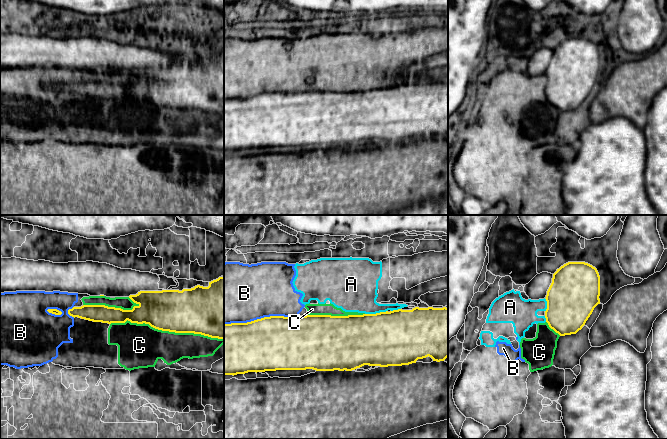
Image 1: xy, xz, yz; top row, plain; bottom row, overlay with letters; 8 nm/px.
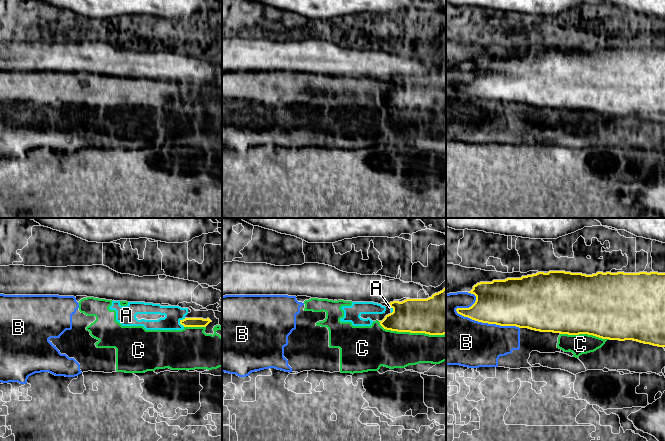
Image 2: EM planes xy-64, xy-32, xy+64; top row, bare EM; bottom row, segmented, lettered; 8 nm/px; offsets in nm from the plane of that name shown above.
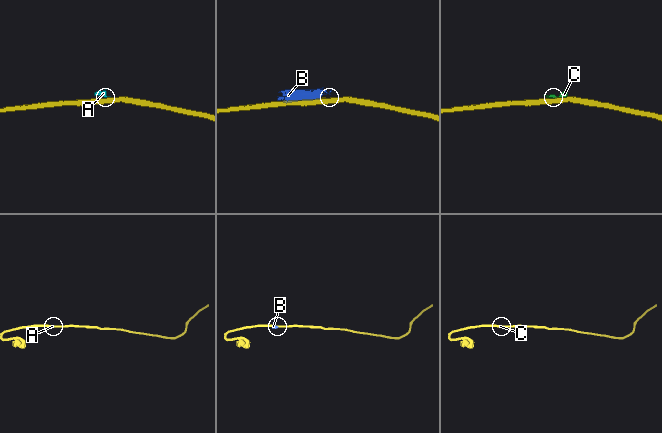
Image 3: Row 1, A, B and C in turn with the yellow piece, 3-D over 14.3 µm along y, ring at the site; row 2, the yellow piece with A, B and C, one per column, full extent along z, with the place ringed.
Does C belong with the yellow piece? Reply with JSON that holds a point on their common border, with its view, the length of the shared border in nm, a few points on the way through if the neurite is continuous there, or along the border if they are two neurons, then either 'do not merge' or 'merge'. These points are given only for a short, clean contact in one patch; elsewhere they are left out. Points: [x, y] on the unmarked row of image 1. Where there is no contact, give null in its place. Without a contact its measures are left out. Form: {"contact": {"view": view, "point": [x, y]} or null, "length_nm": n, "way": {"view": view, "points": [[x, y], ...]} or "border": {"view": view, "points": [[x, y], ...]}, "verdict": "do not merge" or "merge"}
{"contact": {"view": "xy", "point": [167, 106]}, "length_nm": 900, "verdict": "do not merge"}

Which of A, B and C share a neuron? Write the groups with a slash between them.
A B C

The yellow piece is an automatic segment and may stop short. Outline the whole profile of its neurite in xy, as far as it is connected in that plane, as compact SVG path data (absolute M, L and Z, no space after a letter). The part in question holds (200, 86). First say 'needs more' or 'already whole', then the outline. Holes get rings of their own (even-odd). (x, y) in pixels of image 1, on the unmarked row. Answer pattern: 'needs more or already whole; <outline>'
already whole; M224 52L209 58L208 63L200 61L191 65L162 66L162 67L140 67L136 71L130 71L129 74L137 81L132 86L123 86L121 84L108 83L105 81L83 81L73 83L68 86L72 93L102 98L102 99L125 99L127 96L131 99L149 100L151 103L175 109L194 109L208 112L211 114L224 115Z

